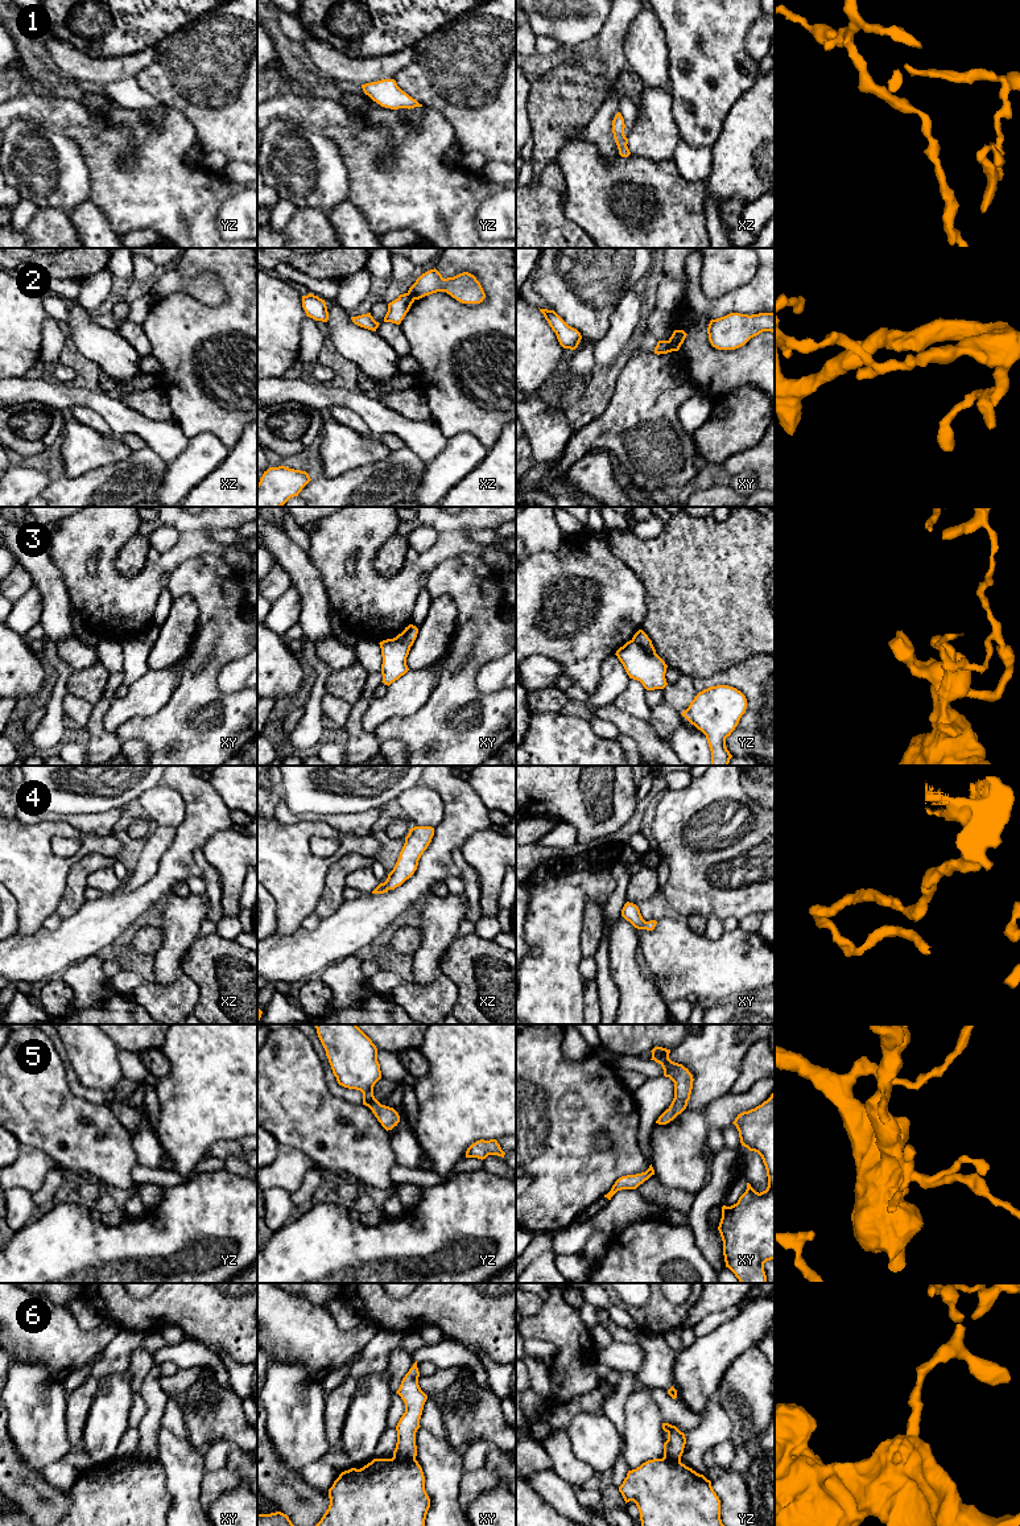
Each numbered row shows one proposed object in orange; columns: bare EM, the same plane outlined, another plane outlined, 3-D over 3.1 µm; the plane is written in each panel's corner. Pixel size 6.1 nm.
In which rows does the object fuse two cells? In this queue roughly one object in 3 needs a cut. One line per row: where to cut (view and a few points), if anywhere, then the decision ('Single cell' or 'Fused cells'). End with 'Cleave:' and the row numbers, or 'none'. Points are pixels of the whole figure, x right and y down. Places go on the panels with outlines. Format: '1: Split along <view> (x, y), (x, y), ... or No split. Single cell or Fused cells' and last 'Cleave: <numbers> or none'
1: No split. Single cell
2: Split along xy (668, 341), (672, 350). Fused cells
3: Split along yz (632, 639), (656, 655). Fused cells
4: No split. Single cell
5: No split. Single cell
6: Split along xy (392, 1458), (414, 1460). Fused cells
Cleave: 2, 3, 6

